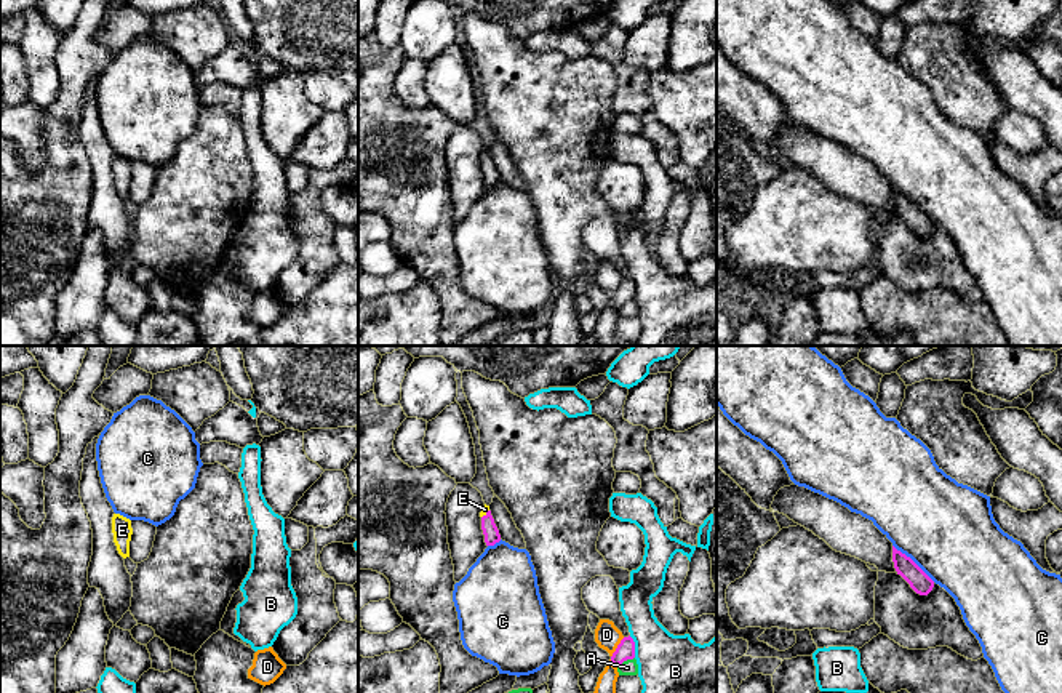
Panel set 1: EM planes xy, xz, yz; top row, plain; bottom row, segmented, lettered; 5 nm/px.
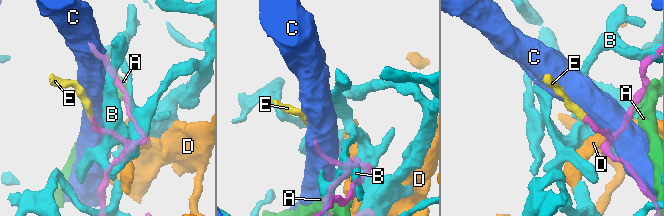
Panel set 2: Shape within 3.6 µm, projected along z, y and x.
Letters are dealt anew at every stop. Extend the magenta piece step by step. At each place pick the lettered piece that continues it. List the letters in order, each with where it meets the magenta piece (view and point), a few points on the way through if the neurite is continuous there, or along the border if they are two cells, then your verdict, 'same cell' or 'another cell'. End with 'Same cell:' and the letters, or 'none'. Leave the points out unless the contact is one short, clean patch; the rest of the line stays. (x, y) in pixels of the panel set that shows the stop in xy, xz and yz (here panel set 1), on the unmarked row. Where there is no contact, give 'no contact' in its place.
A: xz (624, 301) | another cell
B: xz (634, 288) | another cell
C: yz (912, 202) | another cell
D: xz (618, 288) | another cell
E: xz (487, 156) | across xz (490, 172), (487, 156), (485, 151) | same cell
Same cell: E

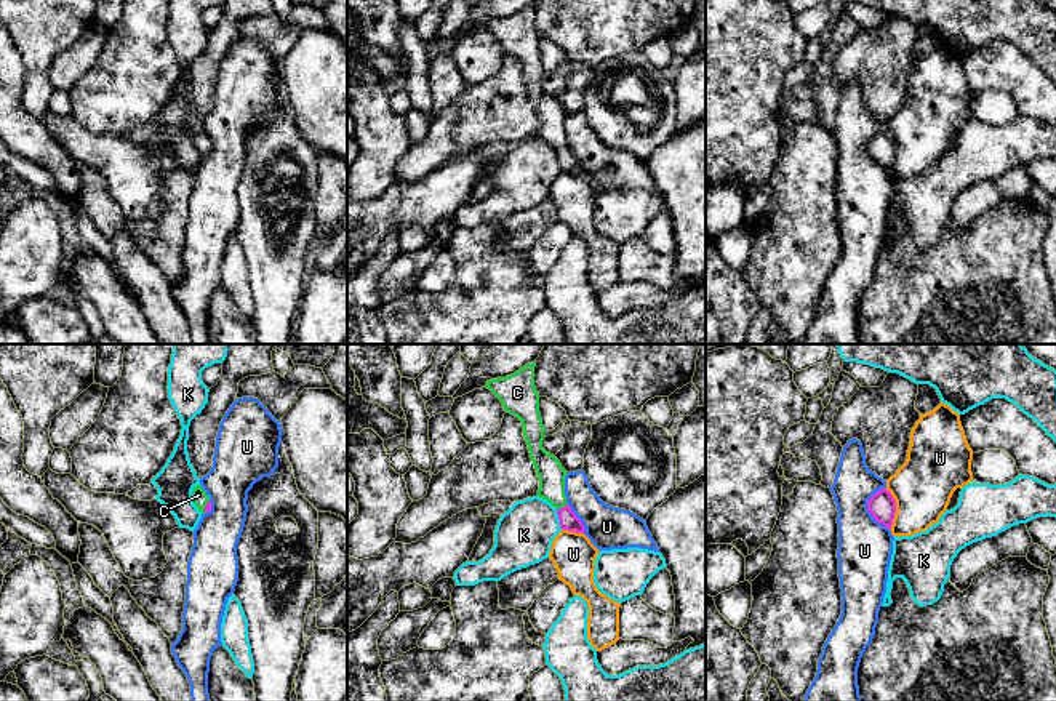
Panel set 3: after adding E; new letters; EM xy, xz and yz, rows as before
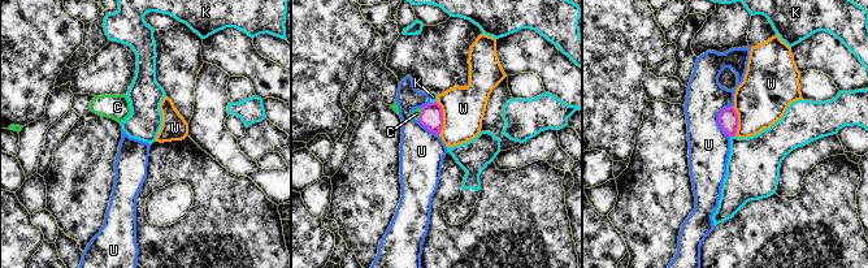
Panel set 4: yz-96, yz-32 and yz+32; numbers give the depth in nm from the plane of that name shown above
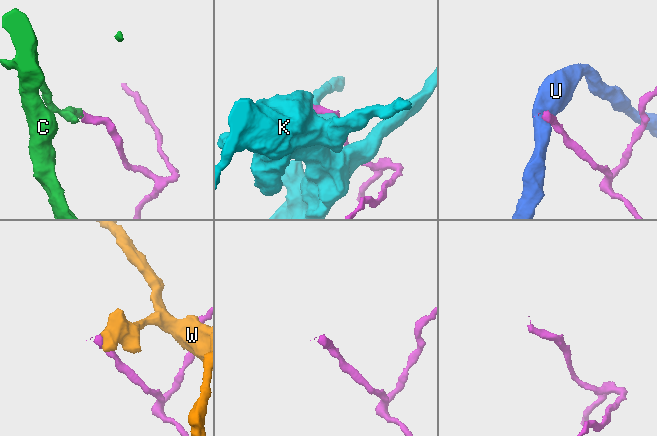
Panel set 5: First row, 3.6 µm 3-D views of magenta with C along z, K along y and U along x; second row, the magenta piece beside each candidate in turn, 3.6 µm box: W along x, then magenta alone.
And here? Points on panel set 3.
C: xz (562, 149) | across xz (568, 162), (562, 149), (552, 132), (551, 116) | same cell
K: xz (559, 160) | another cell
U: yz (868, 151) | another cell
W: yz (895, 151) | along yz (885, 130), (895, 143), (895, 159), (890, 170) | another cell
Same cell: C

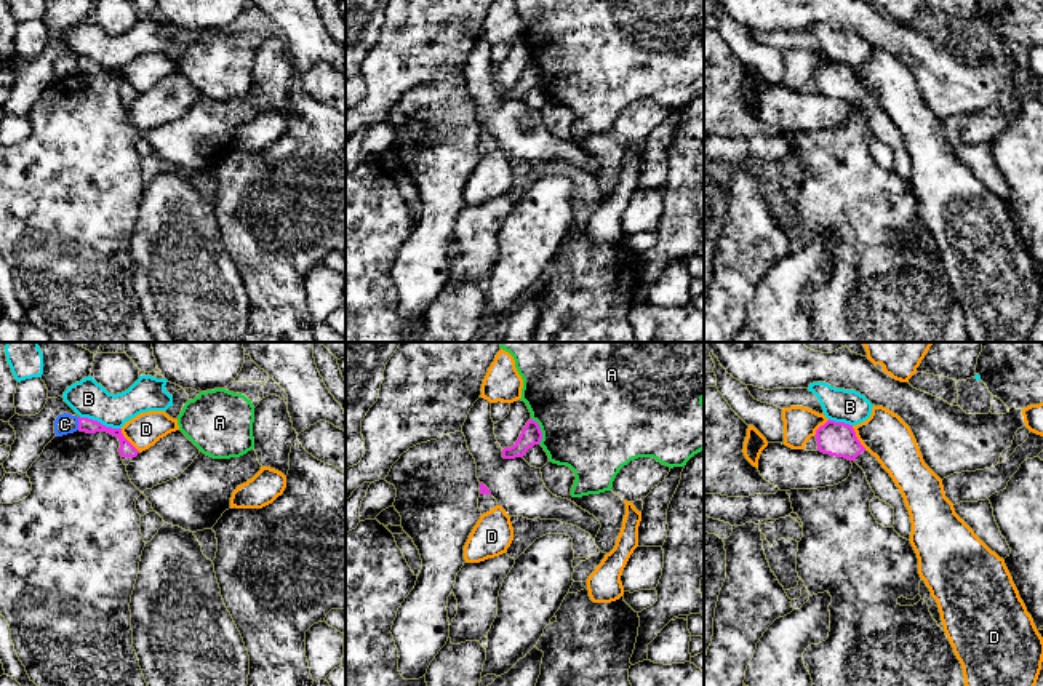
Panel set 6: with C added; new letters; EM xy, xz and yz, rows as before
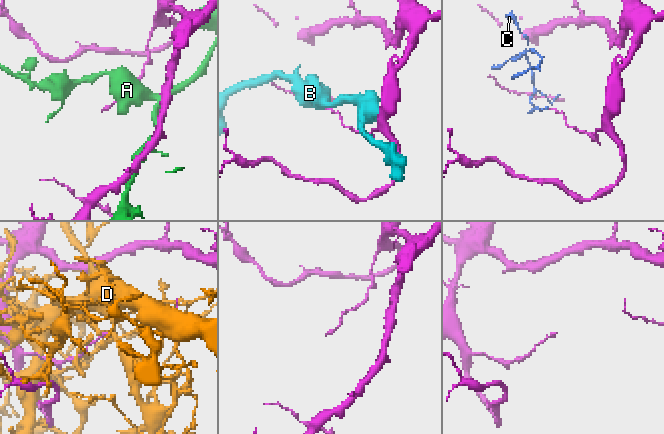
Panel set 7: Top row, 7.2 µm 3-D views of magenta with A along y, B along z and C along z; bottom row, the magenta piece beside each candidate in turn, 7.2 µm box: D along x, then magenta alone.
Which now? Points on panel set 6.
A: xz (539, 72) | another cell
B: xy (99, 64) | another cell
C: xy (79, 66) | along xy (77, 59), (79, 71) | another cell
D: xy (127, 82) | another cell
Same cell: none

